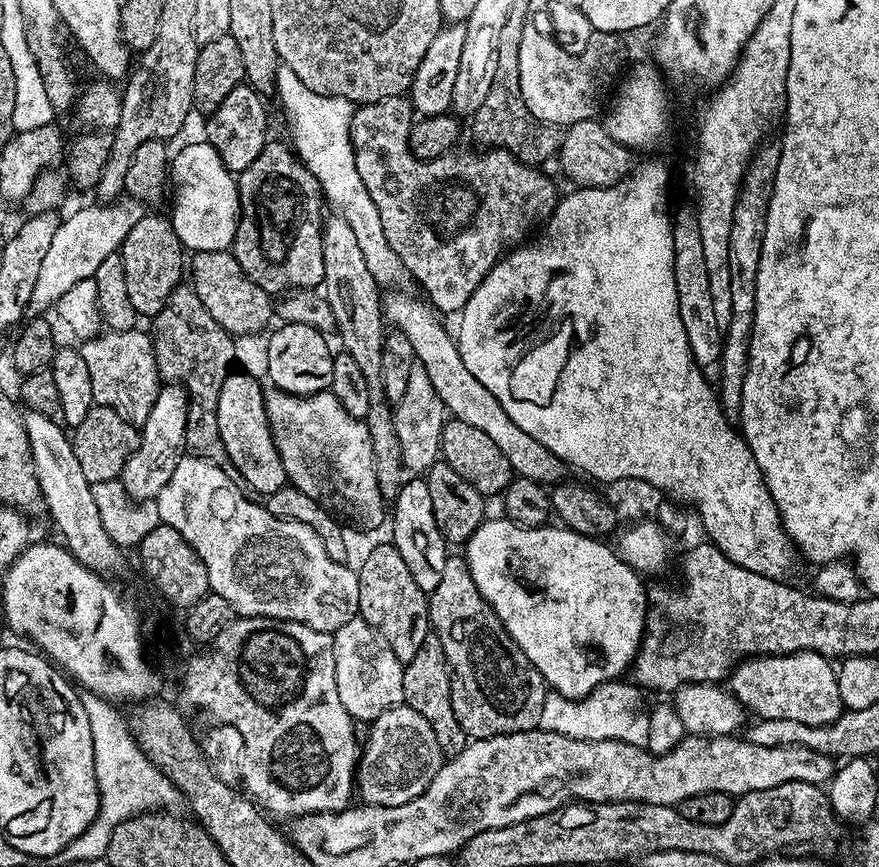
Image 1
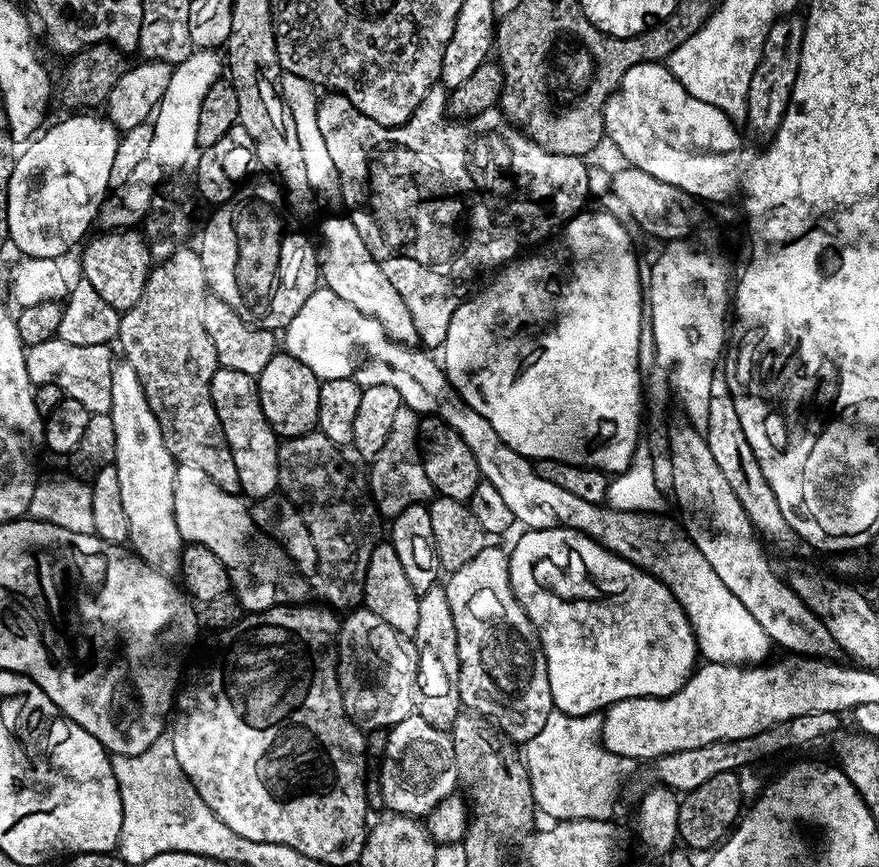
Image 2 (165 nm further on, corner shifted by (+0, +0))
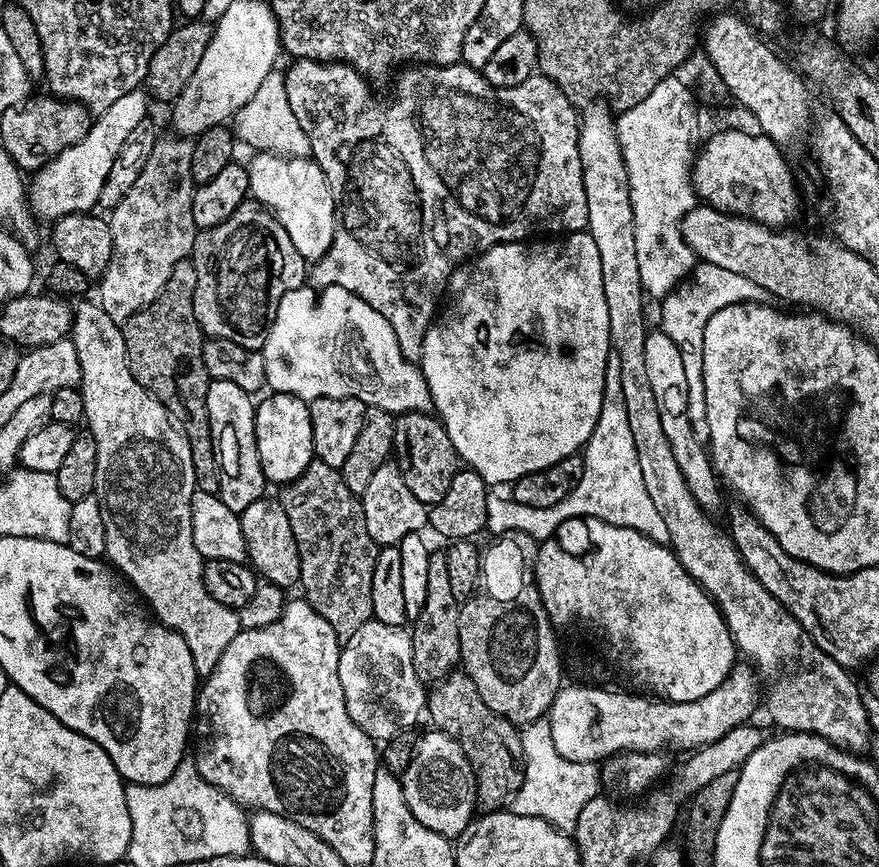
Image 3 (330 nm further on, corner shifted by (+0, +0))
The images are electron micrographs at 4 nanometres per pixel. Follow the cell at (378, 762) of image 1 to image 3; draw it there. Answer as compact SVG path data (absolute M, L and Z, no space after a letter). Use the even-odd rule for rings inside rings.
M428 730L417 742L408 765L402 771L402 783L406 804L422 826L449 838L458 838L472 823L478 808L476 776L462 746L452 736L439 730Z

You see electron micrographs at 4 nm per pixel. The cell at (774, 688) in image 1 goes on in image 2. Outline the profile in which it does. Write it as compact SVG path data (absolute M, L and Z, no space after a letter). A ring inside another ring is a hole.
M326 286L317 287L316 292L310 294L310 298L306 298L302 310L298 310L298 314L294 314L287 328L283 329L282 348L287 355L301 360L322 382L346 378L359 384L361 389L379 384L394 386L394 390L398 390L403 407L413 408L417 414L423 414L428 418L437 416L445 424L451 426L464 439L472 456L478 462L481 477L487 484L494 486L494 490L502 494L506 506L510 506L510 514L517 525L524 524L520 526L528 530L546 530L547 528L578 530L589 536L591 540L598 541L602 547L610 550L614 555L658 577L682 606L692 627L692 637L696 639L696 651L707 663L759 666L771 657L768 655L774 651L774 645L766 634L766 630L762 630L762 626L758 626L757 620L754 619L754 614L750 614L750 610L746 610L746 606L742 606L742 602L738 602L738 598L734 598L734 594L726 590L726 585L723 584L722 578L718 578L718 574L714 574L710 562L702 558L700 551L692 545L692 541L677 525L676 529L672 524L651 524L648 521L651 519L647 515L636 512L613 512L607 506L585 502L575 494L569 494L568 491L562 490L562 486L554 486L554 482L546 482L546 478L542 478L536 472L533 461L527 456L510 450L510 446L506 446L502 438L498 438L494 426L490 426L490 422L486 422L486 418L482 418L482 414L475 412L461 396L457 396L456 389L452 387L444 374L443 367L437 361L435 364L428 357L431 355L427 351L392 340L374 317L362 314L362 310L338 298L338 294L334 294Z

